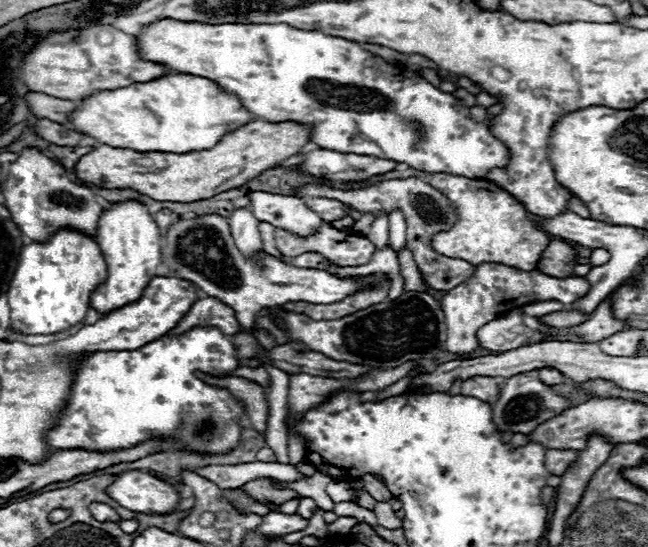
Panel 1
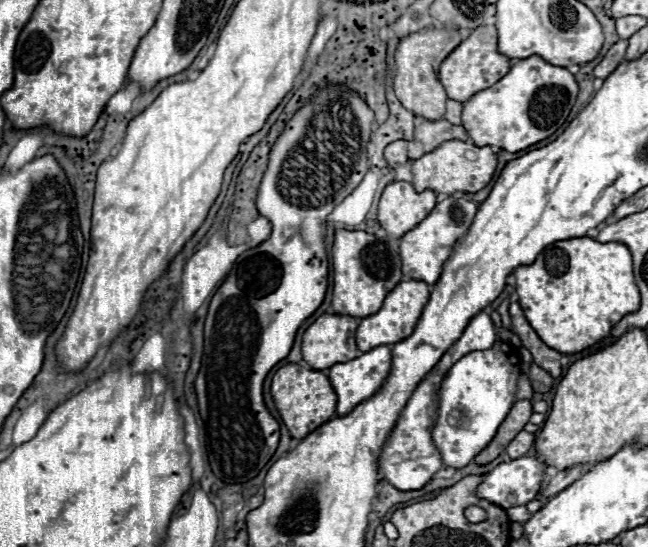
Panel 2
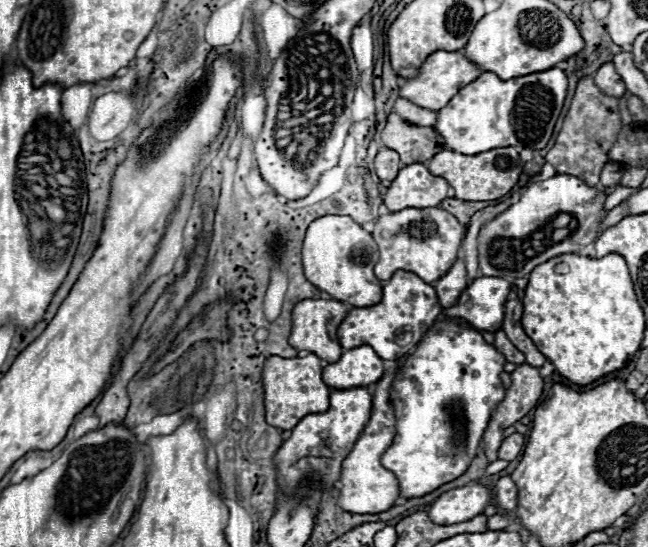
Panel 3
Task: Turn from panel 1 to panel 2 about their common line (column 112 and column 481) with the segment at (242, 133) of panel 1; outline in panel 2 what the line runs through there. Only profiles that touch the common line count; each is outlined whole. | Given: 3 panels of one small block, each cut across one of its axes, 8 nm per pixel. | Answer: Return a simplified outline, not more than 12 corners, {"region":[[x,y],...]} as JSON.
{"region":[[442,142],[412,162],[414,188],[478,192],[496,172],[490,146]]}

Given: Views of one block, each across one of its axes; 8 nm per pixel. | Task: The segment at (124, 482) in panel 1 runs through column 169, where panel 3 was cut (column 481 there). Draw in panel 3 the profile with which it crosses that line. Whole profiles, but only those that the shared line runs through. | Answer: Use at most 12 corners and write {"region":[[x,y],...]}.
{"region":[[490,488],[444,492],[428,514],[438,524],[466,522],[490,504]]}

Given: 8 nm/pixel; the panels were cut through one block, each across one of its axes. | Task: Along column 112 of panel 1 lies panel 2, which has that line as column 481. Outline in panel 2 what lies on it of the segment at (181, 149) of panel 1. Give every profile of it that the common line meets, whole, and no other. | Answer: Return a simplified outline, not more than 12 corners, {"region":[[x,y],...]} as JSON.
{"region":[[538,56],[464,102],[476,146],[520,152],[566,122],[578,84]]}

